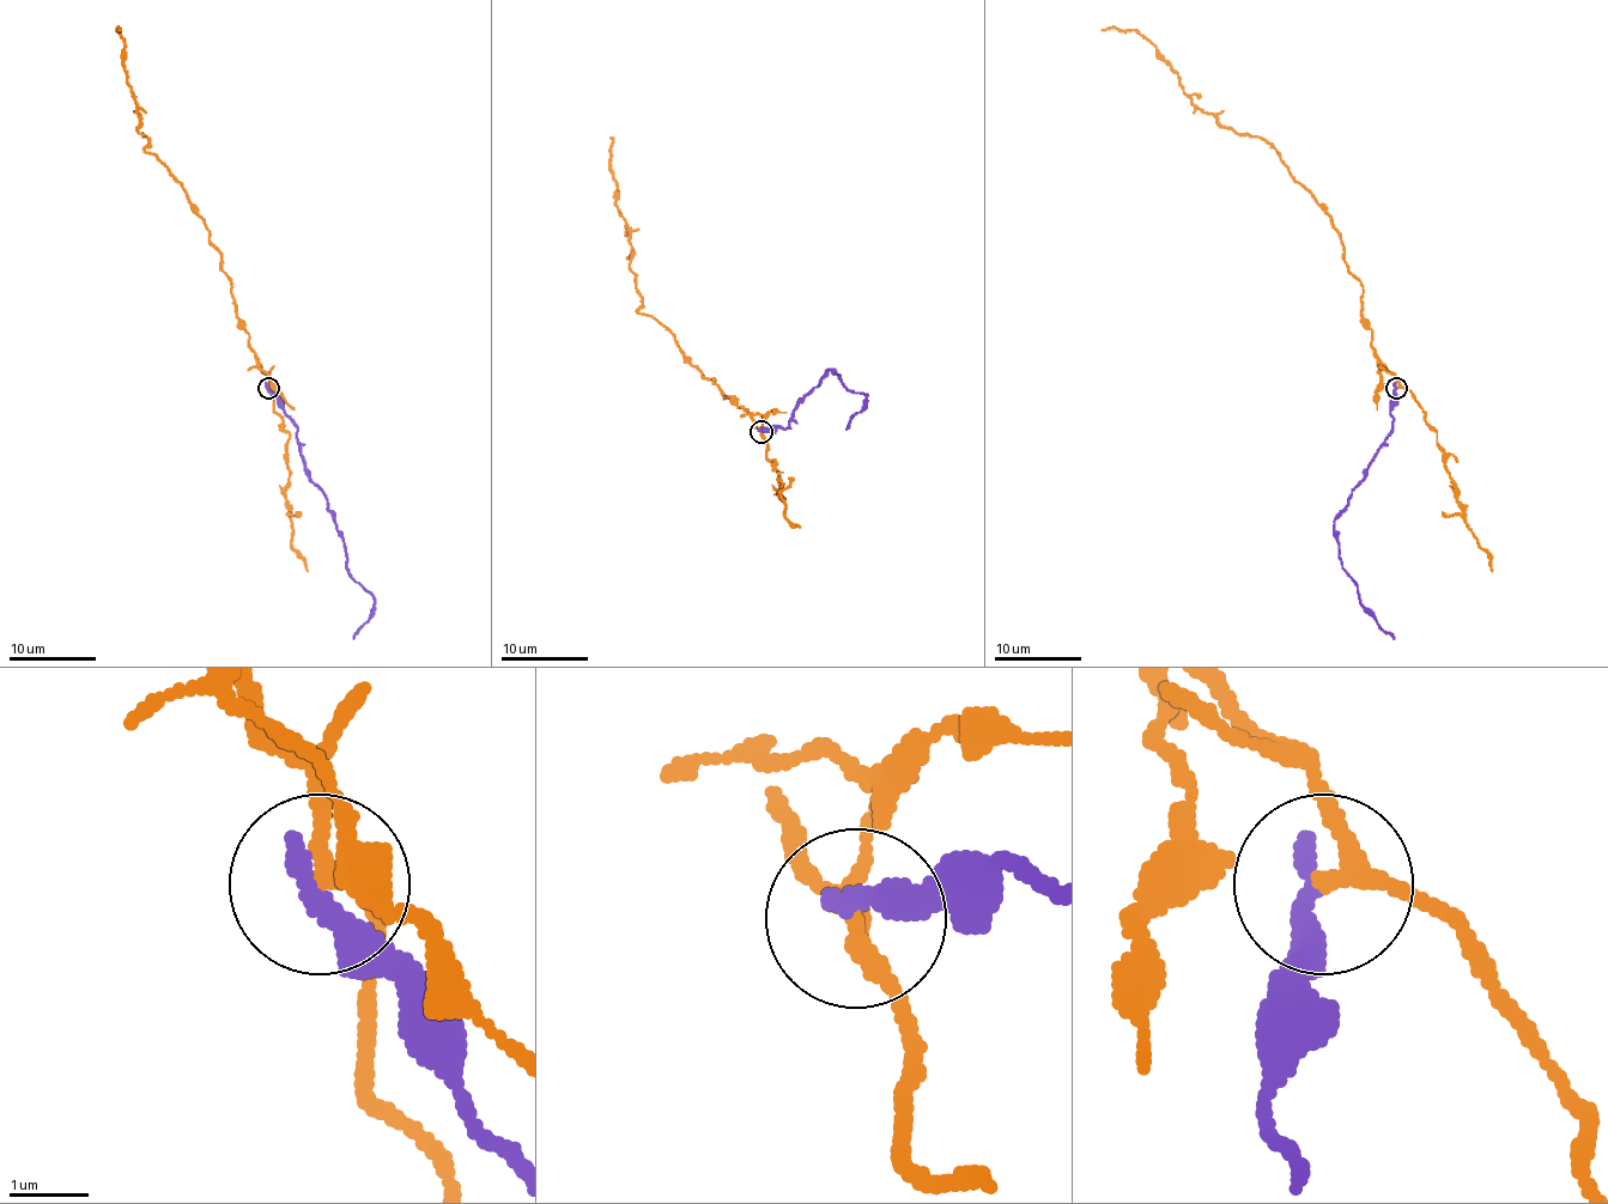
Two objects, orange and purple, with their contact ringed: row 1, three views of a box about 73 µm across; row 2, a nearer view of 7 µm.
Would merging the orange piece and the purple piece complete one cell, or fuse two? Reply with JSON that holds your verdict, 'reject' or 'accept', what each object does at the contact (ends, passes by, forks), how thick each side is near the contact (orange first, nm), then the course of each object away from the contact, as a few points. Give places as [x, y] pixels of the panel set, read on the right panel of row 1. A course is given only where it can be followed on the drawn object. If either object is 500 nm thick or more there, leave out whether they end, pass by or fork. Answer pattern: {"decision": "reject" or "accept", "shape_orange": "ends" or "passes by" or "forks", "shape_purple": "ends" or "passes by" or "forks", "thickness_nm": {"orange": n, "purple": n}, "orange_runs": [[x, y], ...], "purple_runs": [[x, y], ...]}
{"decision": "reject", "shape_orange": "passes by", "shape_purple": "ends", "thickness_nm": {"orange": 200, "purple": 320}, "orange_runs": [[1397, 387], [1371, 346], [1361, 283], [1347, 267], [1327, 211], [1262, 139], [1201, 111], [1145, 37], [1102, 31]], "purple_runs": [[1397, 387], [1390, 411], [1393, 432], [1334, 522], [1338, 557], [1358, 587], [1360, 604], [1395, 639]]}

